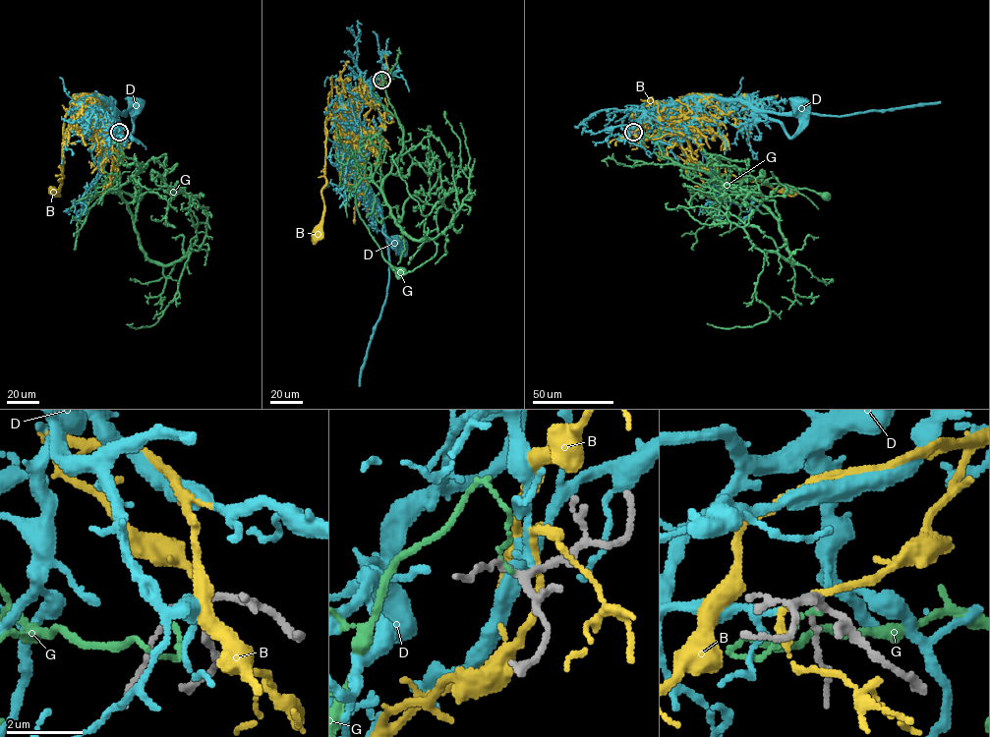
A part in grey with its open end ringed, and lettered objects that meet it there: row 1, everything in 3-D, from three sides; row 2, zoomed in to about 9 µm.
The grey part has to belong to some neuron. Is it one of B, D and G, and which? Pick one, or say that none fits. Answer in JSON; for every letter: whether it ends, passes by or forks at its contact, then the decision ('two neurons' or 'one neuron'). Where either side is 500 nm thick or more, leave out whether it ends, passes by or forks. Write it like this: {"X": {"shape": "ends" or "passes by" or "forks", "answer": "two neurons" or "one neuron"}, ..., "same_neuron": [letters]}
{"B": {"shape": "passes by", "answer": "two neurons"}, "D": {"shape": "ends", "answer": "one neuron"}, "G": {"shape": "ends", "answer": "two neurons"}, "same_neuron": ["D"]}

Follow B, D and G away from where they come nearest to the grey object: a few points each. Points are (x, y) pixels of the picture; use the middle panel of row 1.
B: (382, 80), (348, 119), (331, 114), (326, 117), (326, 183), (321, 191), (324, 209), (314, 234)
D: (381, 80), (378, 73), (357, 105), (356, 165), (378, 205), (382, 232), (396, 247), (401, 244)
G: (380, 80), (373, 92), (397, 119), (403, 148), (380, 188), (367, 162), (354, 194), (382, 257), (400, 272)

